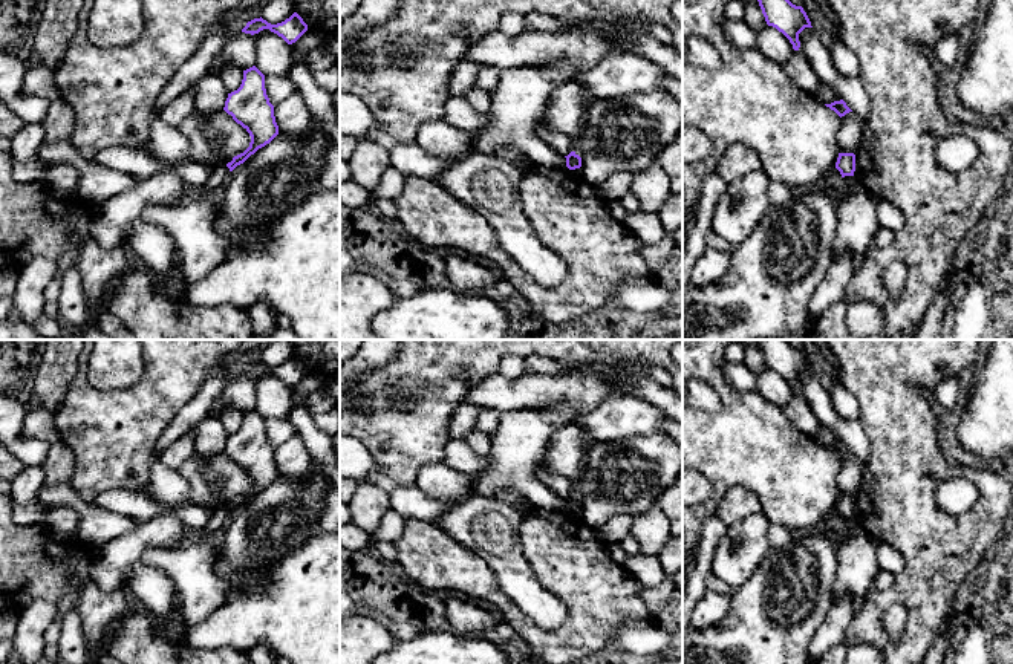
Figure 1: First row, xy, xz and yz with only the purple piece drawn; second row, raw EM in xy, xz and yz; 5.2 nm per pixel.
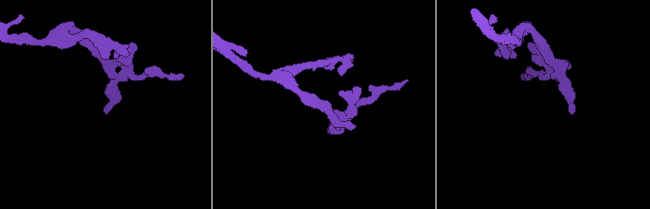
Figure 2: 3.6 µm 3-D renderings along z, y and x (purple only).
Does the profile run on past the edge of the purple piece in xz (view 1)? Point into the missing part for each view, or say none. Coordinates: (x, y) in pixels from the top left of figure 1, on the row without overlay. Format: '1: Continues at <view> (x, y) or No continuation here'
1: No continuation here

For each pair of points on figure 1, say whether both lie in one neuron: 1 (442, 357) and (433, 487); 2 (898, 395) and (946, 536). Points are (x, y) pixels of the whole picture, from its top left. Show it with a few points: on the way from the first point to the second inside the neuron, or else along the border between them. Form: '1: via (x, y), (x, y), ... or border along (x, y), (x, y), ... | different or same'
1: border along (441, 461), (430, 462), (413, 484) | different
2: via (903, 430), (905, 494), (911, 501) | same

